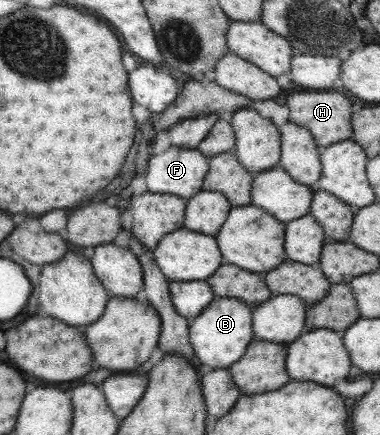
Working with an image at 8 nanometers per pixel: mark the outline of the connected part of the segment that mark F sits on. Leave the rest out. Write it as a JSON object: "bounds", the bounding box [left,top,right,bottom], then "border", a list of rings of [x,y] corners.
{"bounds":[145,146,209,199],"border":[[[172,146],[147,159],[145,175],[148,192],[169,194],[189,199],[200,192],[209,158],[197,148]]]}

